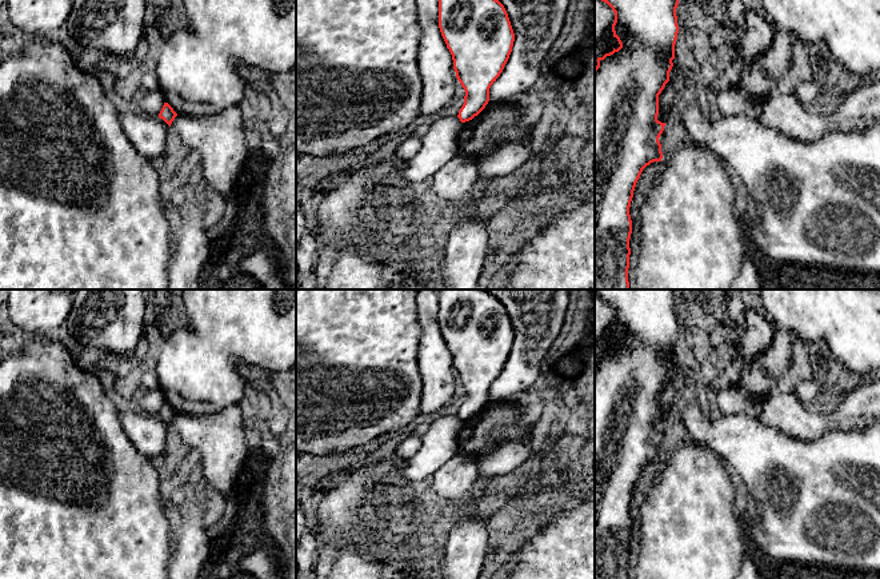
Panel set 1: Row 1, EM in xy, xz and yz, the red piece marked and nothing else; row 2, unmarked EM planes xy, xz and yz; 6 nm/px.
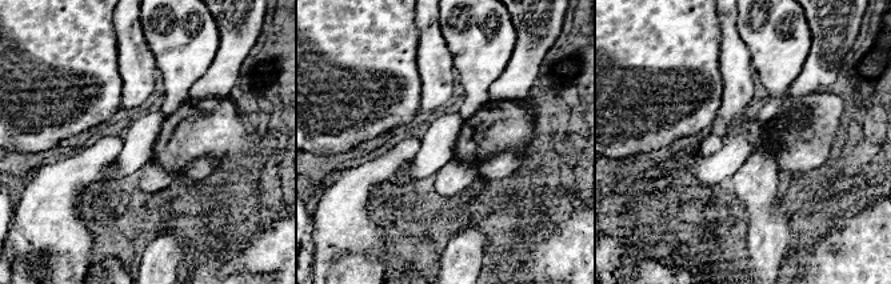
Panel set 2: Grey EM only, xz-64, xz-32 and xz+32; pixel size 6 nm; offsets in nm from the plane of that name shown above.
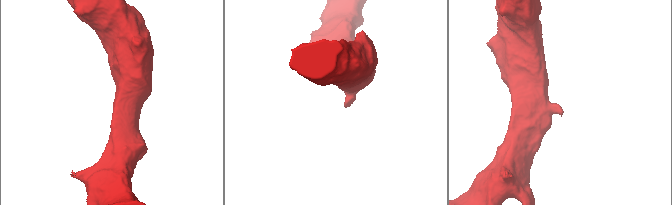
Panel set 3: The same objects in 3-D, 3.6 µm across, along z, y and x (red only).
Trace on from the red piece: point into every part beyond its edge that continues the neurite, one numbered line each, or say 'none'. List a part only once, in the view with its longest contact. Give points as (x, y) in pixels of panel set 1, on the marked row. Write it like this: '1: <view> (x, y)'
none

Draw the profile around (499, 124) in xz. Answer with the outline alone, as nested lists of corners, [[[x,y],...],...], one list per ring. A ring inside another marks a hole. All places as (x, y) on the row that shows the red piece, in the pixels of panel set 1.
[[[500,104],[484,108],[472,120],[463,123],[457,136],[457,153],[477,161],[495,147],[519,140],[524,133],[520,112],[515,107]]]

